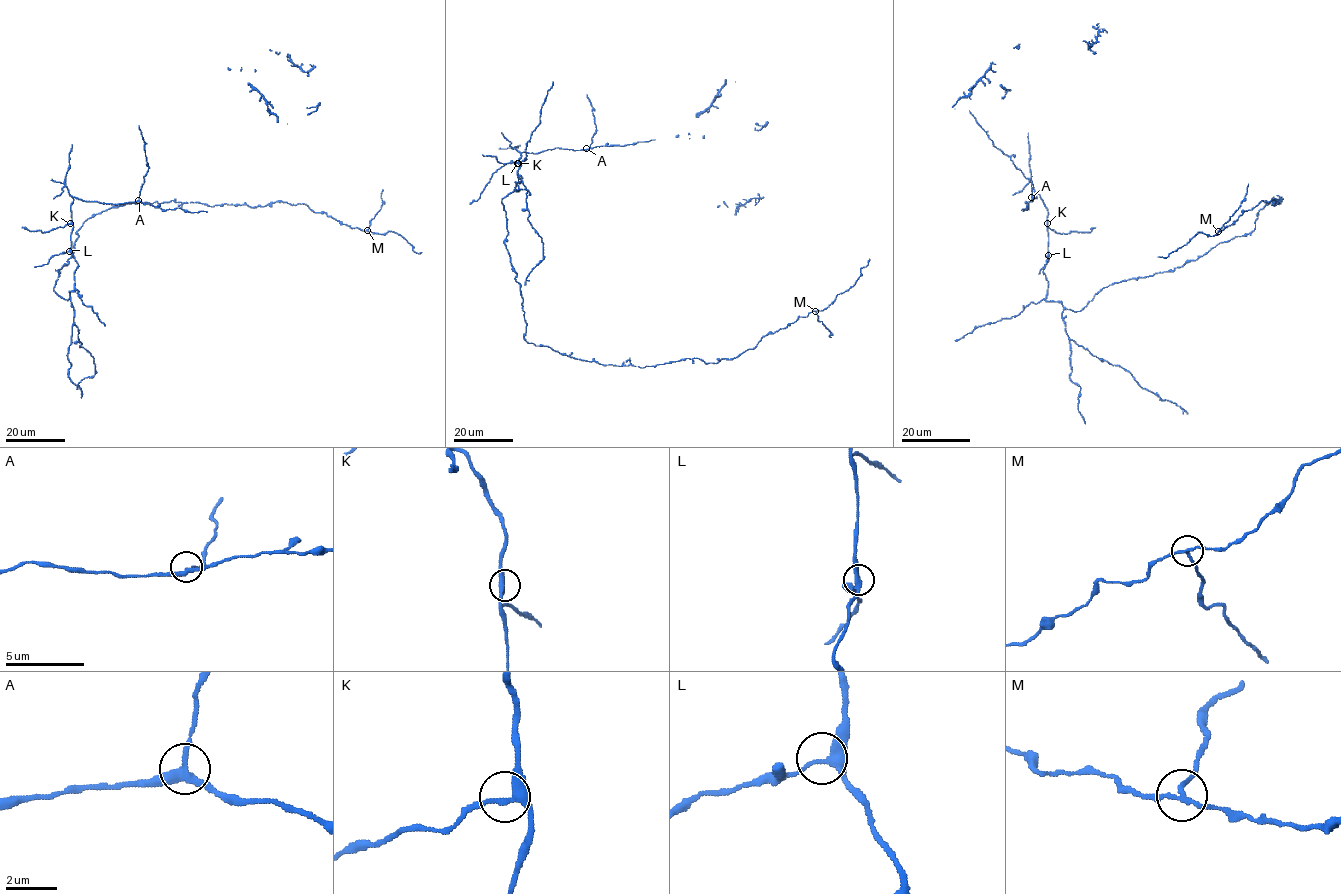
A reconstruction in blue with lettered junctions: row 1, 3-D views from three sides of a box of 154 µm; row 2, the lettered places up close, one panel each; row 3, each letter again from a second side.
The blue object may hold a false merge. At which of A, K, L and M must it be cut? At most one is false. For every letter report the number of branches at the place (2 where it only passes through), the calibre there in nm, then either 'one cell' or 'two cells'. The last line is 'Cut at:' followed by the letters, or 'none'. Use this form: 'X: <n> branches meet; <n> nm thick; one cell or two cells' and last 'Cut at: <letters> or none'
A: 3 branches meet; 280 nm thick; one cell
K: 3 branches meet; 280 nm thick; one cell
L: 3 branches meet; 240 nm thick; one cell
M: 3 branches meet; 160 nm thick; two cells
Cut at: M

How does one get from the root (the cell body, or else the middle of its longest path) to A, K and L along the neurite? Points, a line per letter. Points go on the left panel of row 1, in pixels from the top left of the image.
A: (60, 273), (54, 291), (68, 300), (77, 266), (71, 249), (74, 197), (108, 204), (138, 200)
K: (60, 273), (54, 291), (68, 300), (69, 292), (74, 291), (77, 266), (71, 249), (70, 223)
L: (60, 273), (54, 291), (68, 300), (69, 292), (74, 291), (74, 273), (77, 266), (69, 251)

